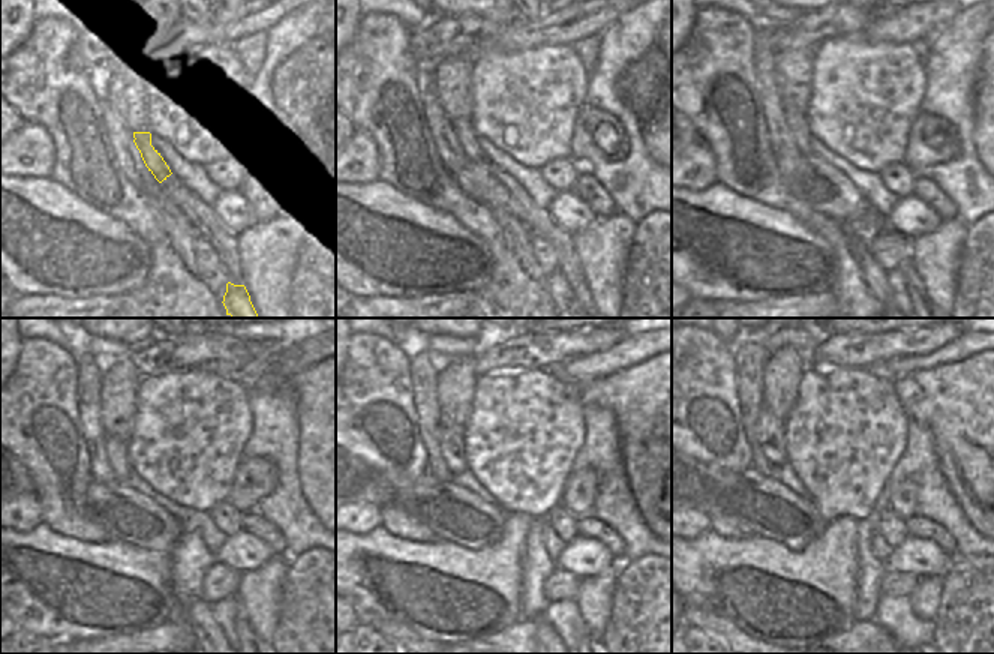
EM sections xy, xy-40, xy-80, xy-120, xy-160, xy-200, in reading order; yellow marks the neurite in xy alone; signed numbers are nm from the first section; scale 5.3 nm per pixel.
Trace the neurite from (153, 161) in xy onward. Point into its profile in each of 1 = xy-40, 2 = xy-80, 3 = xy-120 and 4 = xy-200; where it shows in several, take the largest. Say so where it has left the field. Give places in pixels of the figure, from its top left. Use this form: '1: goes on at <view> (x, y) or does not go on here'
1: goes on at xy-40 (464, 131)
2: goes on at xy-80 (796, 123)
3: goes on at xy-120 (116, 450)
4: goes on at xy-200 (768, 431)

